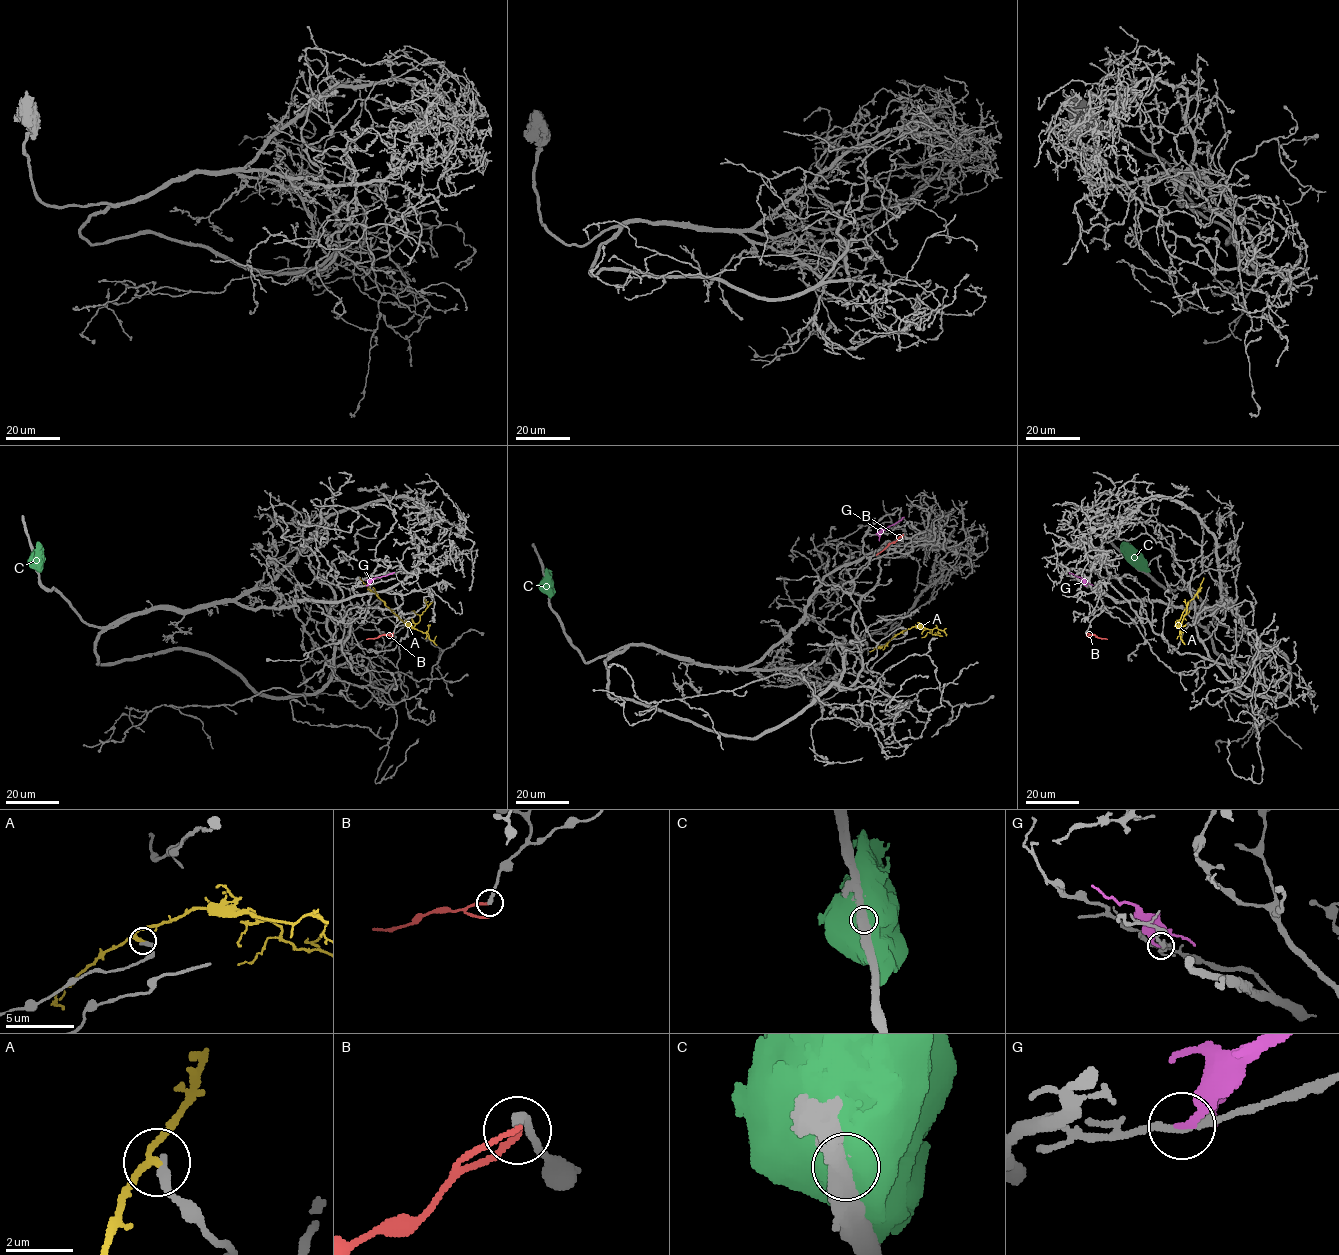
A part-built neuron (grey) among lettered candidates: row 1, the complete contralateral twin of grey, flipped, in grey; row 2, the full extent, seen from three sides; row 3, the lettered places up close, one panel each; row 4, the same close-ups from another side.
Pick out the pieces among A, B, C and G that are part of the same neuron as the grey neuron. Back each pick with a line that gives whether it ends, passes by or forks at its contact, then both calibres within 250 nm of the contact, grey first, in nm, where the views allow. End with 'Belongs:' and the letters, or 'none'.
B: it ends | 280/200 nm
Belongs: B

